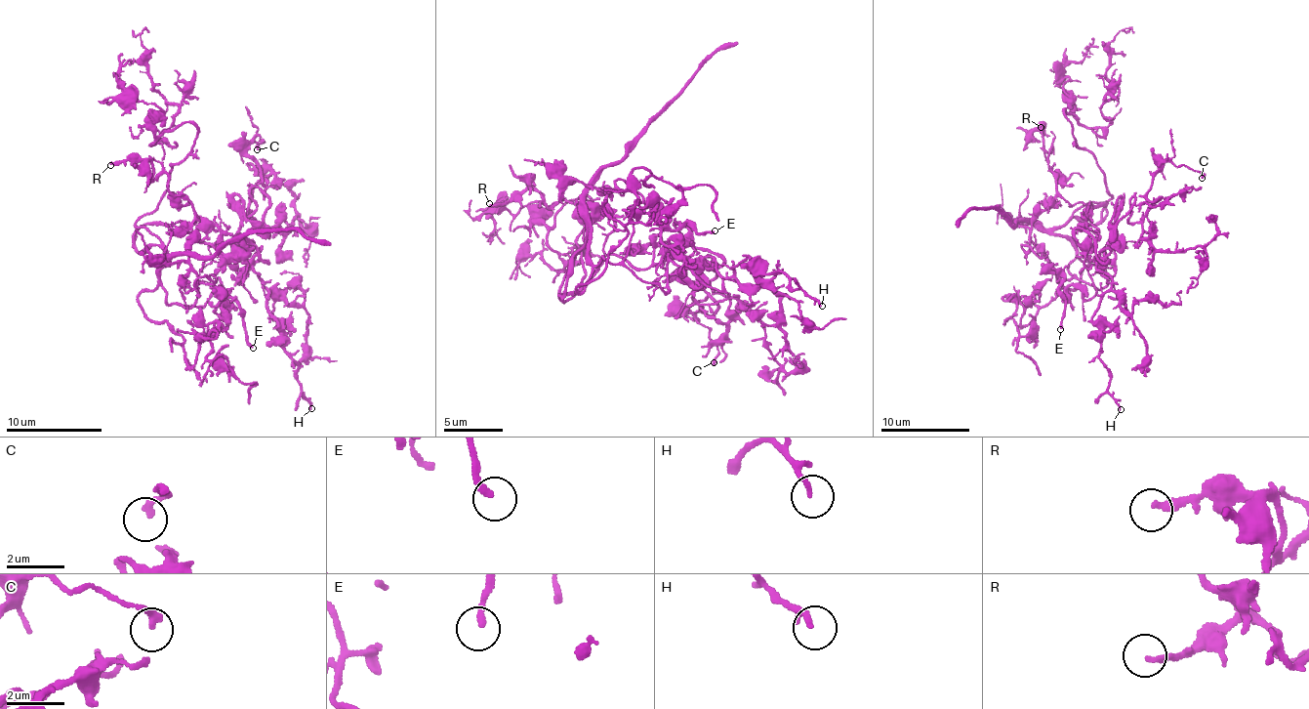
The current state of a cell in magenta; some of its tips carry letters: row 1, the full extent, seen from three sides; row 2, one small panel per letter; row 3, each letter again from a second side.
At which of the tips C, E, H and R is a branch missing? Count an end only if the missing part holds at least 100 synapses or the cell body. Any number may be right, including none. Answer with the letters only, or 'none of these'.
none of these

